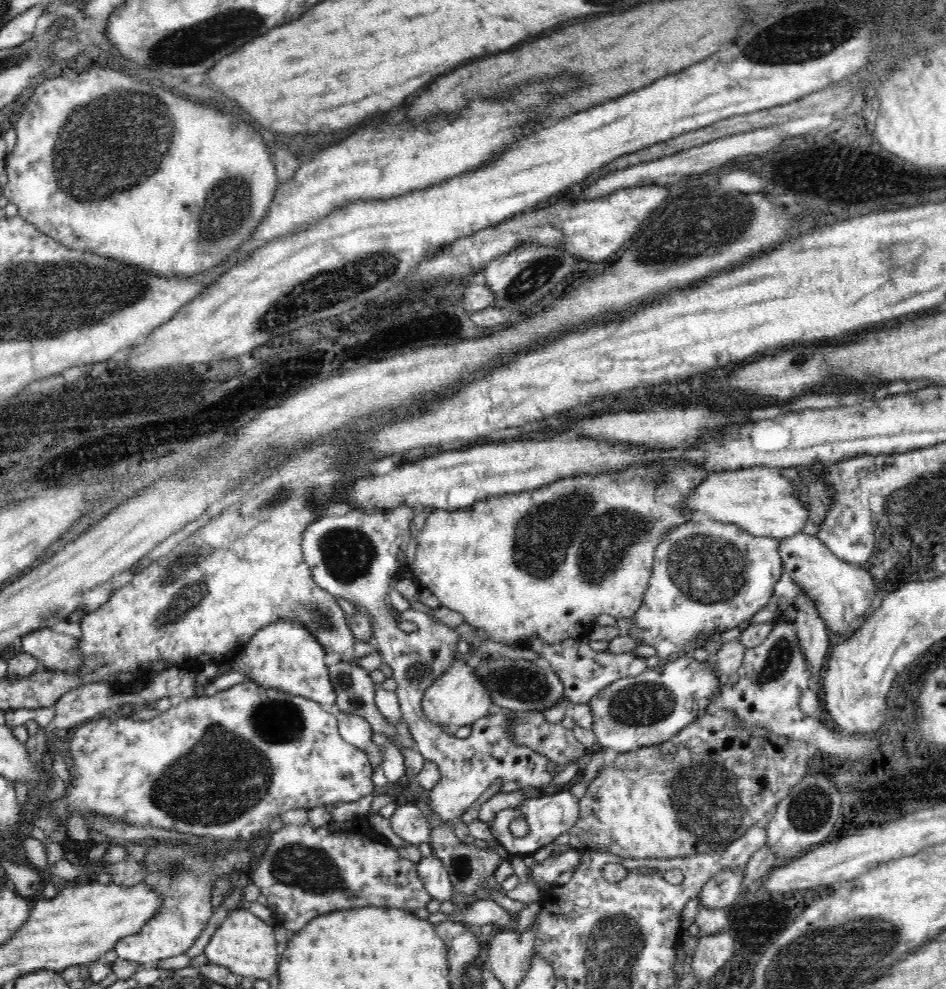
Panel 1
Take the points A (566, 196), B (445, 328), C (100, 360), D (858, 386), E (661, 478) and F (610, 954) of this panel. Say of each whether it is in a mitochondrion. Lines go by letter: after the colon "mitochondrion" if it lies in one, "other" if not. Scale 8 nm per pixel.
A: other
B: other
C: other
D: other
E: mitochondrion
F: mitochondrion

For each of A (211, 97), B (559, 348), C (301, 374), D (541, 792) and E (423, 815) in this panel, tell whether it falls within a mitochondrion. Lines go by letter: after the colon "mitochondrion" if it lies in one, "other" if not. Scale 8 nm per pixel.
A: other
B: other
C: other
D: other
E: other

